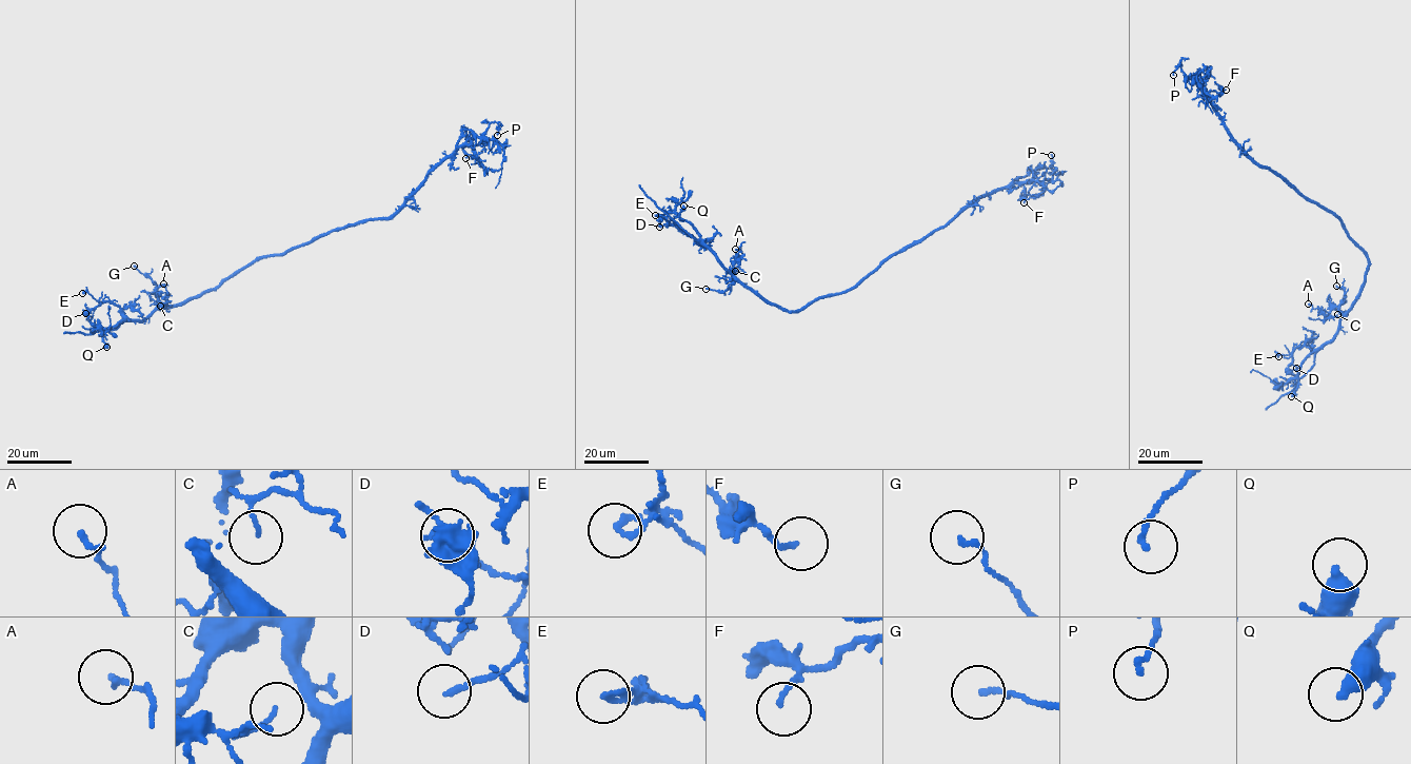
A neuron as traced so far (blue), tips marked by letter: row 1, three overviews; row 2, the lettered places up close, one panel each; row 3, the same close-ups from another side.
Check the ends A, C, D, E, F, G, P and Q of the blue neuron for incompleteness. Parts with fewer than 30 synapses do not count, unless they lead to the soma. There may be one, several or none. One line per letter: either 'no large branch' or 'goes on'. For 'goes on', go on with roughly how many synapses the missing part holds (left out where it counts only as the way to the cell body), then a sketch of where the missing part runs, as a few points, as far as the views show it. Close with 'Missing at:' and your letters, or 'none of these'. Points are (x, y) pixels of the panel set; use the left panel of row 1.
A: no large branch
C: no large branch
D: no large branch
E: no large branch
F: no large branch
G: no large branch
P: no large branch
Q: no large branch
Missing at: none of these

